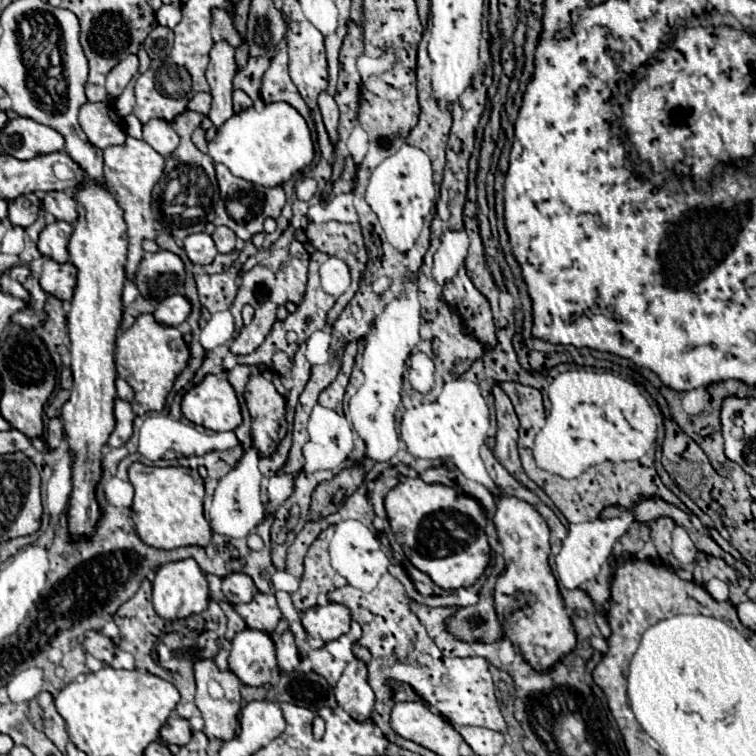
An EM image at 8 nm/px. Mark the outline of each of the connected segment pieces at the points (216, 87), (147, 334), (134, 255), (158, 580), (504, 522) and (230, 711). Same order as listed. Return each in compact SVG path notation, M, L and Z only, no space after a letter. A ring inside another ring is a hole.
M216 42L210 52L210 64L206 70L208 84L212 88L212 110L208 118L212 120L214 128L218 130L230 116L232 110L232 78L236 74L234 62L234 48L228 42Z
M142 314L132 328L128 328L118 338L118 352L116 352L116 370L118 376L124 378L136 392L132 400L134 414L142 416L146 412L160 412L164 408L166 396L176 380L176 376L184 370L188 362L188 346L174 326L164 326L154 320L152 314Z
M128 138L124 146L108 146L104 150L104 178L106 184L118 198L118 204L124 210L124 220L128 224L128 262L126 262L126 276L134 280L136 268L144 258L142 242L154 240L157 236L157 223L152 210L152 190L154 184L160 180L164 170L164 158L144 140Z
M186 558L186 560L178 560L178 562L168 562L156 570L152 602L154 602L154 610L162 618L176 620L176 618L186 618L190 614L204 612L208 608L208 600L210 600L208 582L206 582L200 566L196 564L196 560Z
M500 492L496 496L496 504L498 512L494 514L494 526L506 560L506 568L498 576L494 594L498 620L504 636L518 646L528 664L536 670L548 670L576 646L574 626L556 588L556 578L548 566L548 524L542 516L538 516L538 510L532 504L526 504L516 496Z
M196 660L194 662L196 676L196 706L204 718L204 734L208 738L230 740L236 736L238 712L240 712L240 680L230 670L220 670L214 660Z

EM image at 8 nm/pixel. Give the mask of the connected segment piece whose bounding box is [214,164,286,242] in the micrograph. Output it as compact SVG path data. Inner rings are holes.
M216 164L216 178L218 178L218 188L220 188L220 200L216 204L216 218L214 218L214 224L216 226L228 226L234 230L234 234L240 238L240 240L252 240L254 234L258 232L264 232L262 224L266 218L278 218L280 216L280 210L282 206L286 204L286 194L282 190L282 186L278 188L264 188L264 186L256 186L256 184L250 184L242 178L236 178L226 166L222 164ZM228 202L238 202L242 206L246 206L246 216L244 218L234 218L230 212L228 212Z

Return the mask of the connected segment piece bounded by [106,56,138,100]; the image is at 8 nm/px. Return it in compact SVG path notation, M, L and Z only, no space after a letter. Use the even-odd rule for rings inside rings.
M128 56L118 66L114 66L106 78L106 92L110 98L120 98L128 82L132 80L132 74L138 72L138 56Z

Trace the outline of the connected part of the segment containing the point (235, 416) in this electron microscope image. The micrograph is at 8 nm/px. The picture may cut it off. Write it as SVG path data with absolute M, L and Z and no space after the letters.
M214 374L188 390L182 398L182 414L208 430L226 432L242 424L240 404L228 380Z

